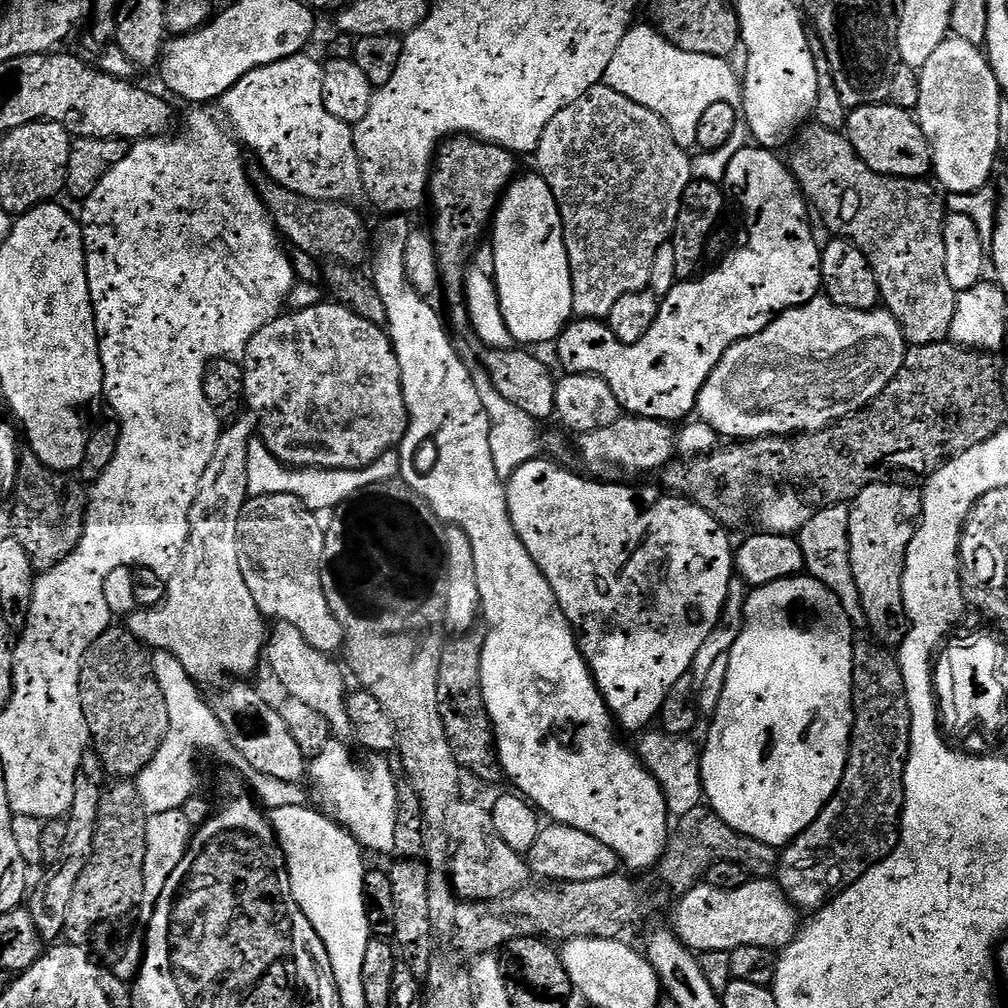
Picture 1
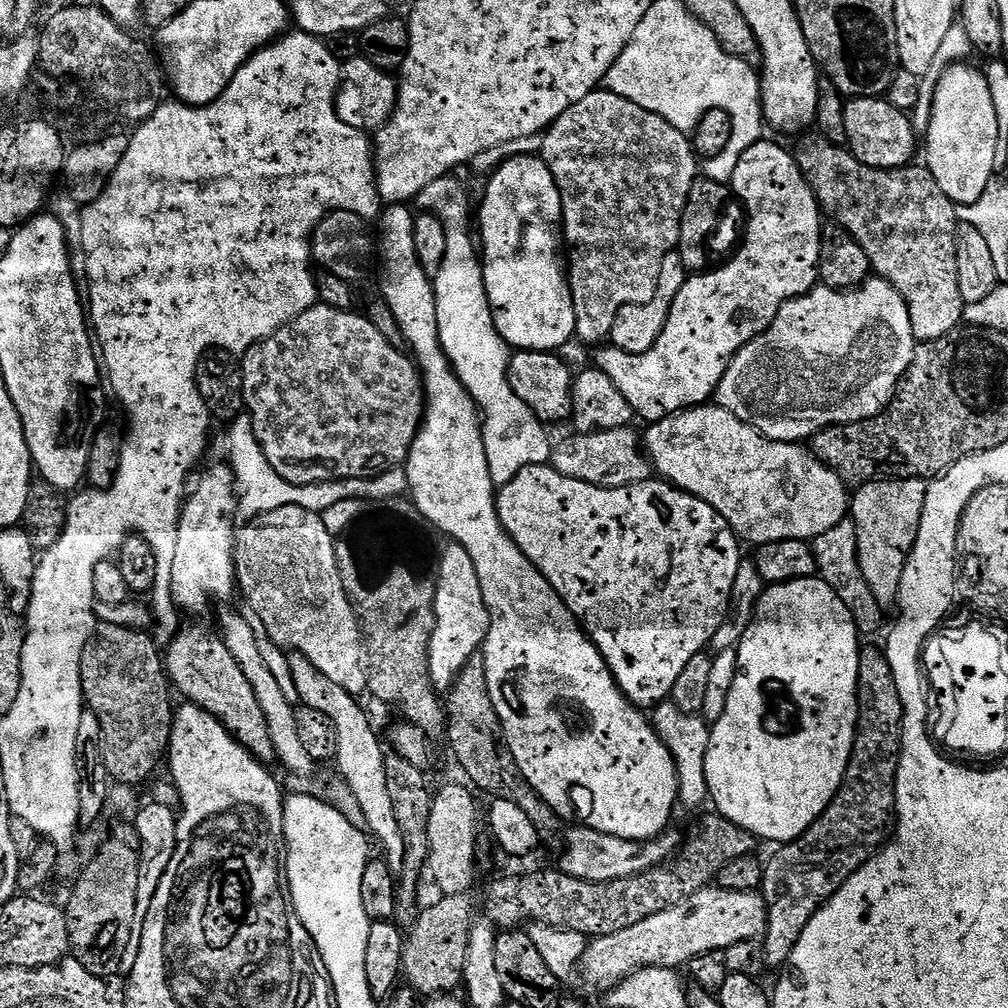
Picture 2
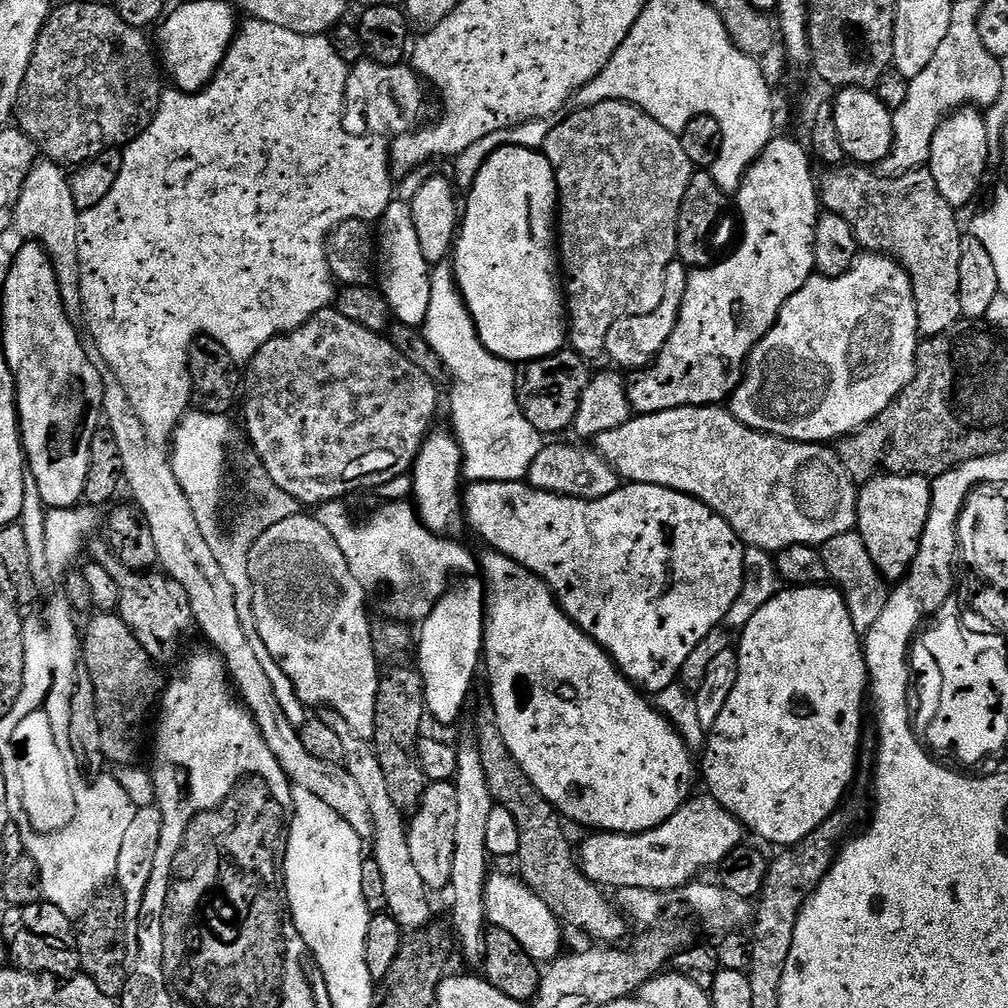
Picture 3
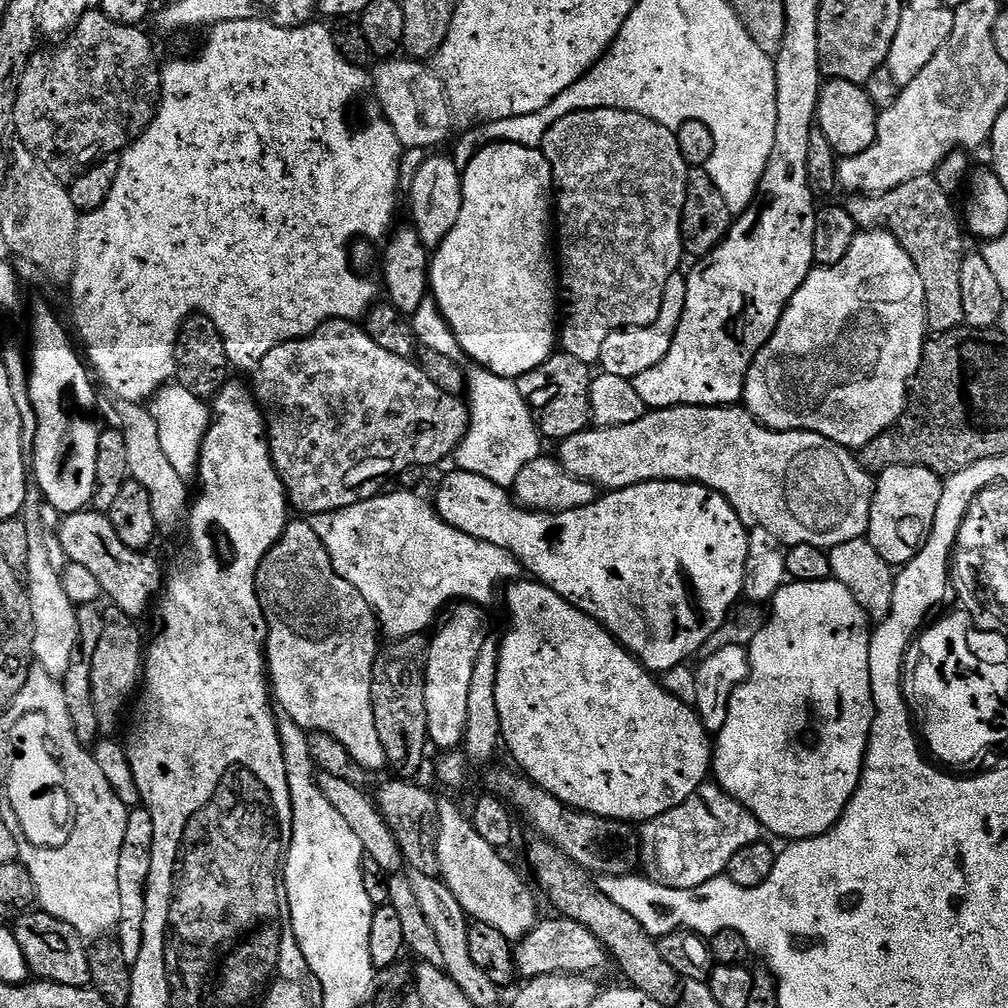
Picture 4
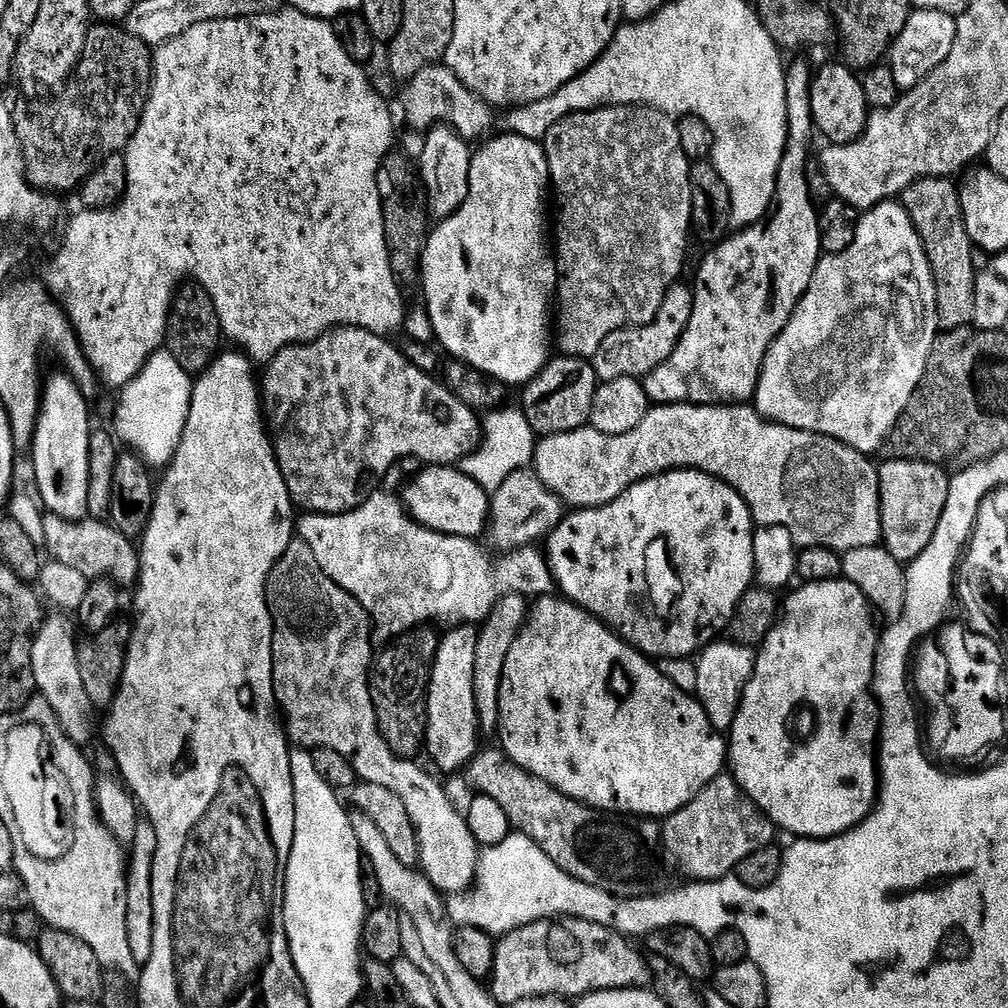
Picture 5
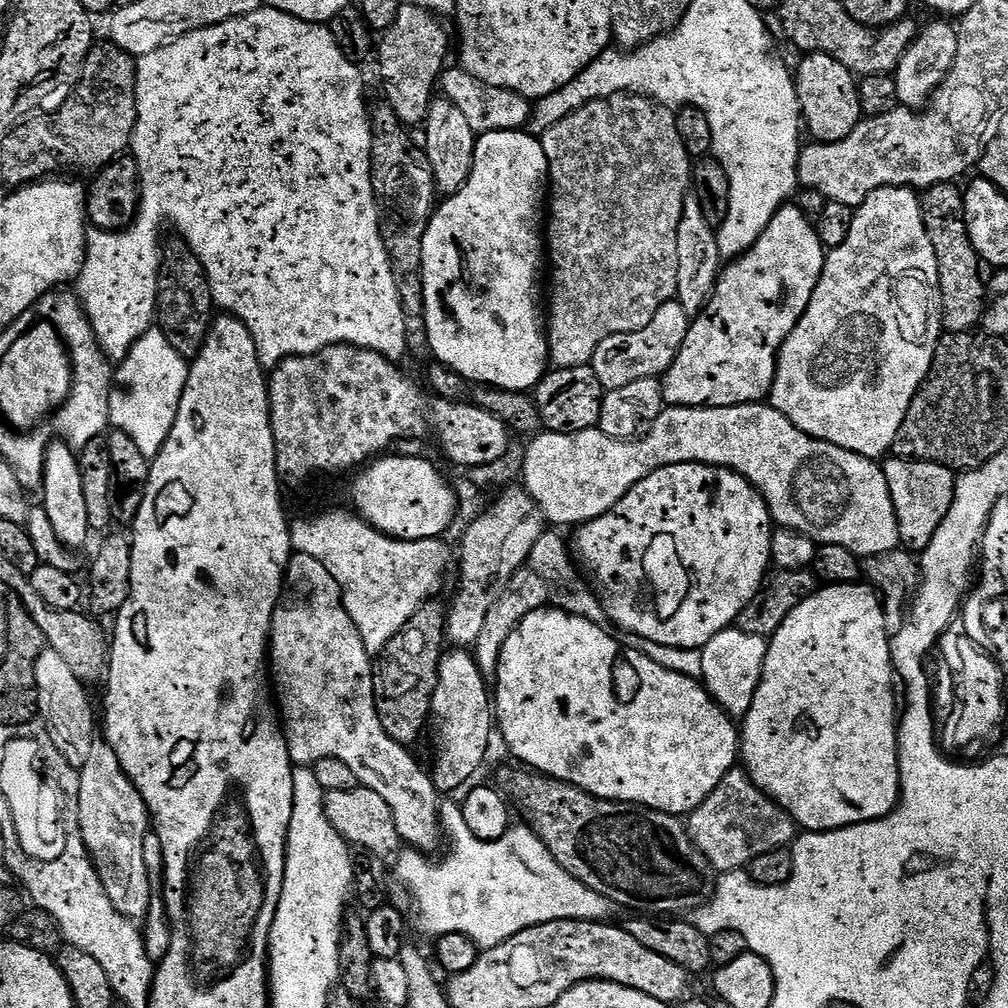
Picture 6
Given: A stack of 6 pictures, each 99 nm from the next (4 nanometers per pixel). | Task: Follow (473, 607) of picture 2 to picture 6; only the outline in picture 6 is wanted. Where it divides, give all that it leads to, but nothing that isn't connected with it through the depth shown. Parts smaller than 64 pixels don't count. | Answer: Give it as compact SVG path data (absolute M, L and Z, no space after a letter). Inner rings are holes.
M448 650L440 657L430 720L431 727L436 727L436 765L430 768L430 775L436 783L437 793L456 794L452 792L460 787L463 789L488 756L492 732L494 736L494 704L490 699L489 685L487 688L484 684L487 684L486 678L471 651Z

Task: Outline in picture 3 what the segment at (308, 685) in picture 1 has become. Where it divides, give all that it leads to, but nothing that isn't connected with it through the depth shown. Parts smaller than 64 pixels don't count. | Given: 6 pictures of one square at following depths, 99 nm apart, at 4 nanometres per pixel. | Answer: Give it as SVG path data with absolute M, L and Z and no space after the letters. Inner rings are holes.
M325 711L322 718L338 738L342 738L342 747L346 750L344 768L350 770L350 775L356 779L366 803L370 805L370 818L374 818L374 836L370 841L370 848L374 853L378 867L382 870L383 885L386 886L386 899L389 903L387 913L398 922L398 926L405 933L416 934L427 929L433 923L432 904L428 901L430 890L426 882L422 882L418 869L414 867L414 858L410 854L408 841L408 820L405 813L390 798L386 787L386 774L382 766L378 766L376 749L367 740L355 736L348 725L337 712Z

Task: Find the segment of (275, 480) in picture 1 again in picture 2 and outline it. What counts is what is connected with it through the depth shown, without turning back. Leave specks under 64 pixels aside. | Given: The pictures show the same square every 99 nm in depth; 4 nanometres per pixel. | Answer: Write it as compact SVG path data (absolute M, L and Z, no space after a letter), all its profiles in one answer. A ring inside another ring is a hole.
M245 414L231 421L229 428L232 429L228 432L228 441L225 442L224 448L228 451L229 462L227 463L230 465L230 471L236 478L238 512L241 517L244 515L244 518L255 518L261 512L282 510L282 506L298 506L302 510L328 514L331 508L336 508L339 504L346 503L347 500L383 502L395 500L401 495L402 472L399 467L391 468L372 480L331 480L306 486L291 484L286 482L286 478L277 474L274 466L270 466L270 462L266 462L266 454L262 454L262 446L254 434L254 426L249 416Z

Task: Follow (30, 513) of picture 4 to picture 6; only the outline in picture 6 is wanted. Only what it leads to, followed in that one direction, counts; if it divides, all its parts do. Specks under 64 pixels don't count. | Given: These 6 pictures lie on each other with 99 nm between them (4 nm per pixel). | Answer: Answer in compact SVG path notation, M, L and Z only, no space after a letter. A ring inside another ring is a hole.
M46 650L36 663L36 707L39 719L50 734L50 742L58 746L58 754L74 769L82 769L90 758L90 750L98 743L98 712L92 709L86 684L74 676L69 663L51 650Z

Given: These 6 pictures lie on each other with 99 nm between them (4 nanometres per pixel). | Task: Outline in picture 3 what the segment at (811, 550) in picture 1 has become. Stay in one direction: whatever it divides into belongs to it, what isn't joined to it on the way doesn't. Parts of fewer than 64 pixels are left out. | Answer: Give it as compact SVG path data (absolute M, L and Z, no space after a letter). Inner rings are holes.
M853 530L846 534L838 534L838 538L827 540L820 548L820 553L826 562L828 580L844 597L846 606L850 610L854 630L861 638L867 637L869 630L874 627L878 618L882 618L882 614L888 609L890 588L879 570L874 566L870 553L866 551L866 542L862 542L860 533Z

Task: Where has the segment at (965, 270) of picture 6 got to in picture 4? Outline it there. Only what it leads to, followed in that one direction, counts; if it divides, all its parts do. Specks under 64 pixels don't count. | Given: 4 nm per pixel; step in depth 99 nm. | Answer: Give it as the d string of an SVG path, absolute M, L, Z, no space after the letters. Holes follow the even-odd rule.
M935 175L902 182L902 186L889 192L852 194L847 198L846 207L857 229L872 230L877 225L886 226L887 231L896 235L900 244L914 258L918 272L922 274L922 286L926 286L929 333L939 334L961 327L964 324L962 262L966 255L964 240L960 237L962 220L959 215L956 217L952 209L953 197L942 190Z

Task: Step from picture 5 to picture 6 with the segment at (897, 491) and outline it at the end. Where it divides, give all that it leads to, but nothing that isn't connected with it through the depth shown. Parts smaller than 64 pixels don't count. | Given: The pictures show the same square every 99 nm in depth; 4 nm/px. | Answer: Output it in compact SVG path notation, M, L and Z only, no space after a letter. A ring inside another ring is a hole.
M888 458L883 461L882 467L886 474L886 486L890 486L890 502L894 502L900 544L913 554L922 554L926 546L930 546L930 538L934 538L938 526L942 526L942 518L953 512L957 473L925 460Z

